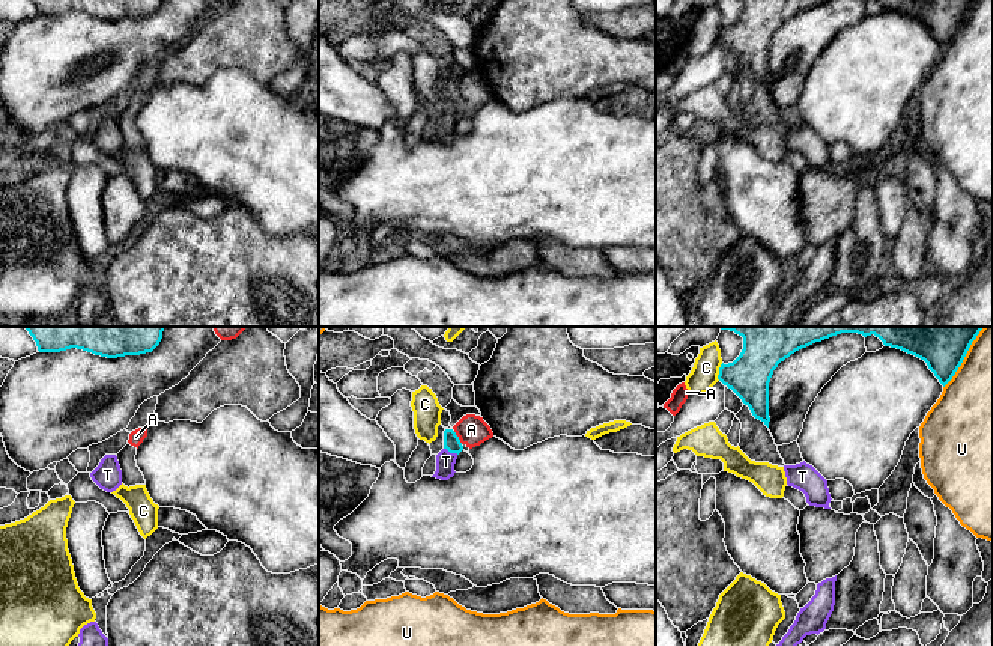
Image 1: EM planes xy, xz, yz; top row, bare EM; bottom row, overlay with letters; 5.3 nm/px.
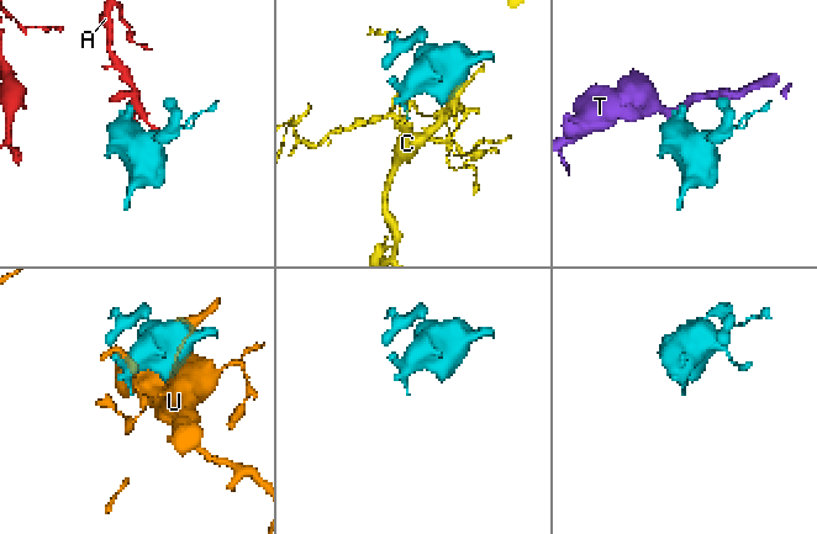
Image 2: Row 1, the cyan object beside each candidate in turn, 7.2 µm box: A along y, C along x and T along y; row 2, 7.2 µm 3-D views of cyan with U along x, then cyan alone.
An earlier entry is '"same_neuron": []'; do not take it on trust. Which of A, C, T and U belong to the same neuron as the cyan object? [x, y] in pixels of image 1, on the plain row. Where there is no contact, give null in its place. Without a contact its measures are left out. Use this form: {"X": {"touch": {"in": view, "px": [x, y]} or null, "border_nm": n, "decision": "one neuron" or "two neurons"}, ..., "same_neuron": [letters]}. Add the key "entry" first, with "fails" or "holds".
{"entry": "fails", "A": {"touch": {"in": "xz", "px": [458, 100]}, "border_nm": 90, "decision": "two neurons"}, "C": {"touch": {"in": "yz", "px": [719, 35]}, "border_nm": 100, "decision": "two neurons"}, "T": {"touch": {"in": "xz", "px": [452, 115]}, "border_nm": 90, "decision": "one neuron"}, "U": {"touch": {"in": "yz", "px": [962, 24]}, "border_nm": 320, "decision": "two neurons"}, "same_neuron": ["T"]}

